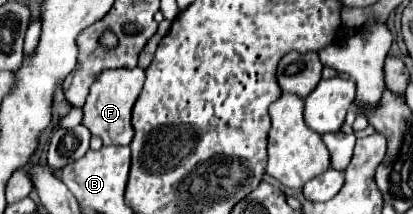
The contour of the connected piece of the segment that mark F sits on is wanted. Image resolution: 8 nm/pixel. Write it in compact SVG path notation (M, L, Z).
M139 66L133 70L119 68L119 70L103 70L99 78L93 82L91 92L87 96L87 102L83 106L83 126L91 130L91 134L99 136L105 146L125 146L133 138L133 126L131 126L131 110L135 100L139 98L145 82L145 70Z

